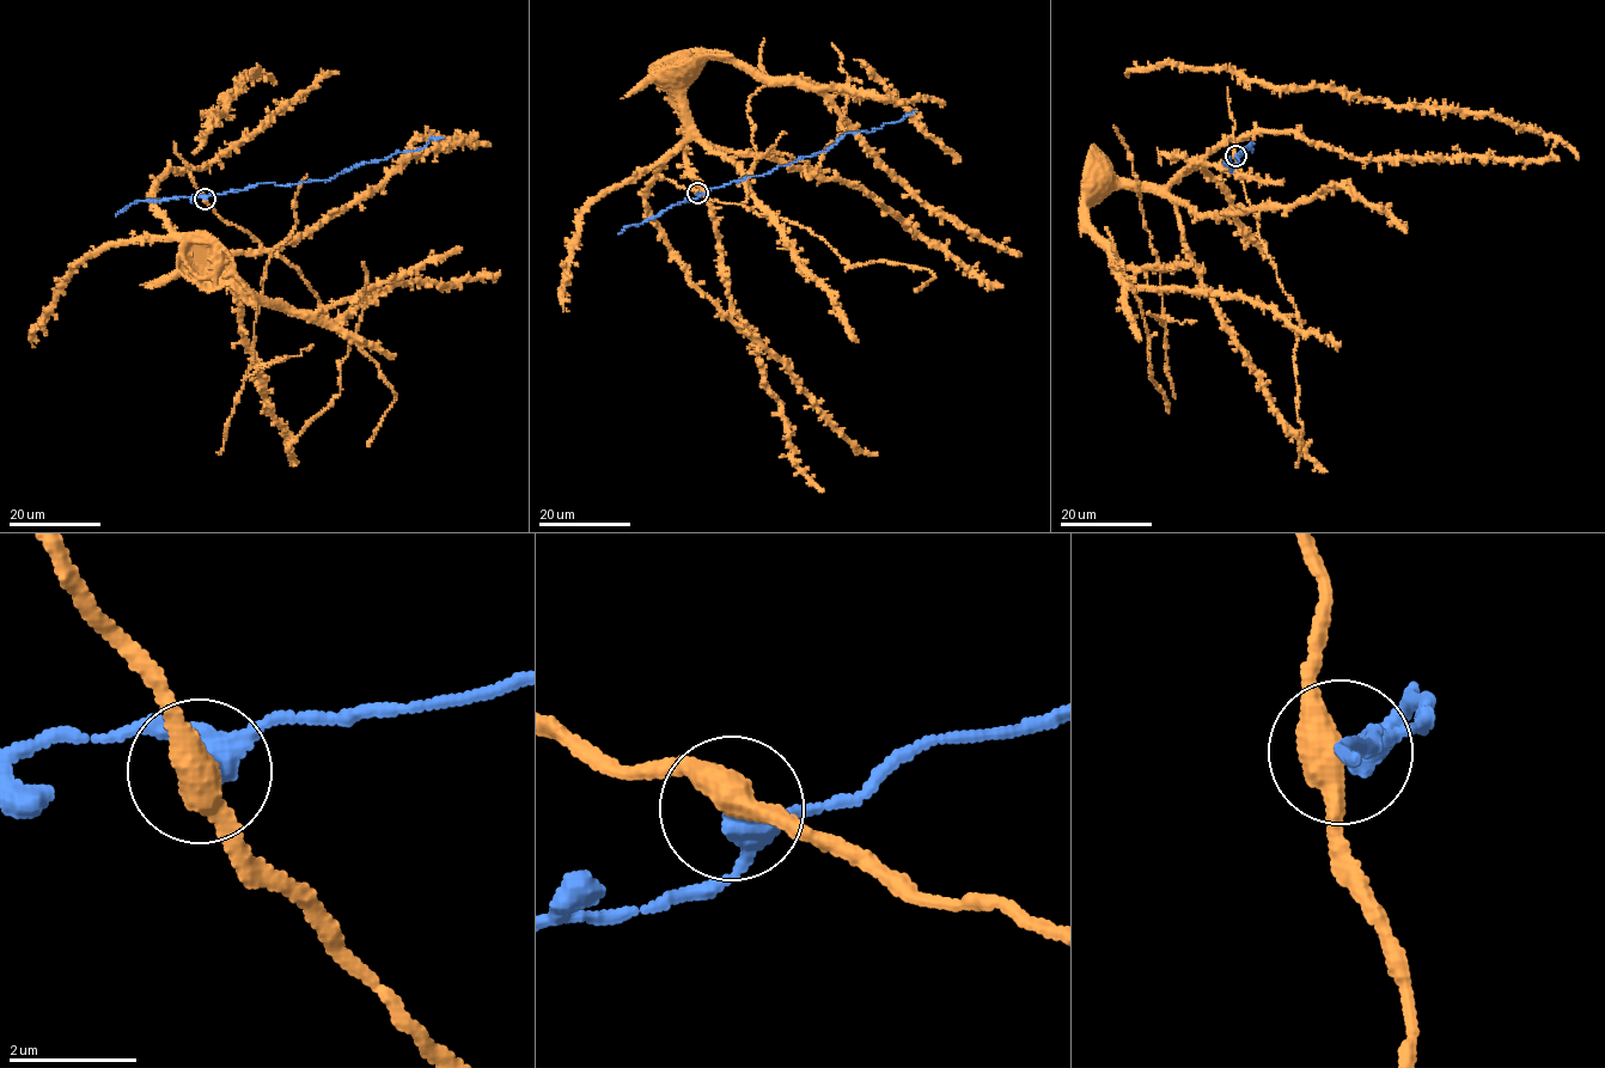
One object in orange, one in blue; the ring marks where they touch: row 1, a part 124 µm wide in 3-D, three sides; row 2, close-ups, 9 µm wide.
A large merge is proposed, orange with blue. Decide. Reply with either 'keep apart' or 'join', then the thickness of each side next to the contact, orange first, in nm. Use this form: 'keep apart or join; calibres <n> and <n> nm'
keep apart; calibres 440 and 340 nm

